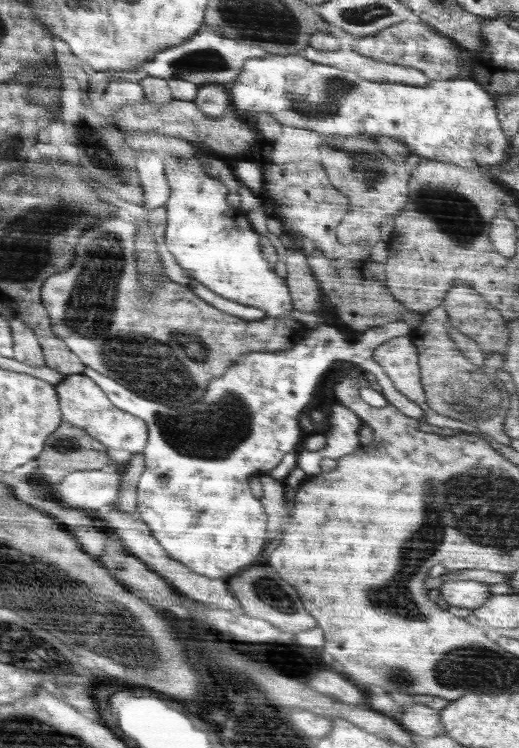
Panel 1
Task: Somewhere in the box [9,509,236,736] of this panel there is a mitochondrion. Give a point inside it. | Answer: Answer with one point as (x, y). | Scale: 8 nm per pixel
(132, 644)

